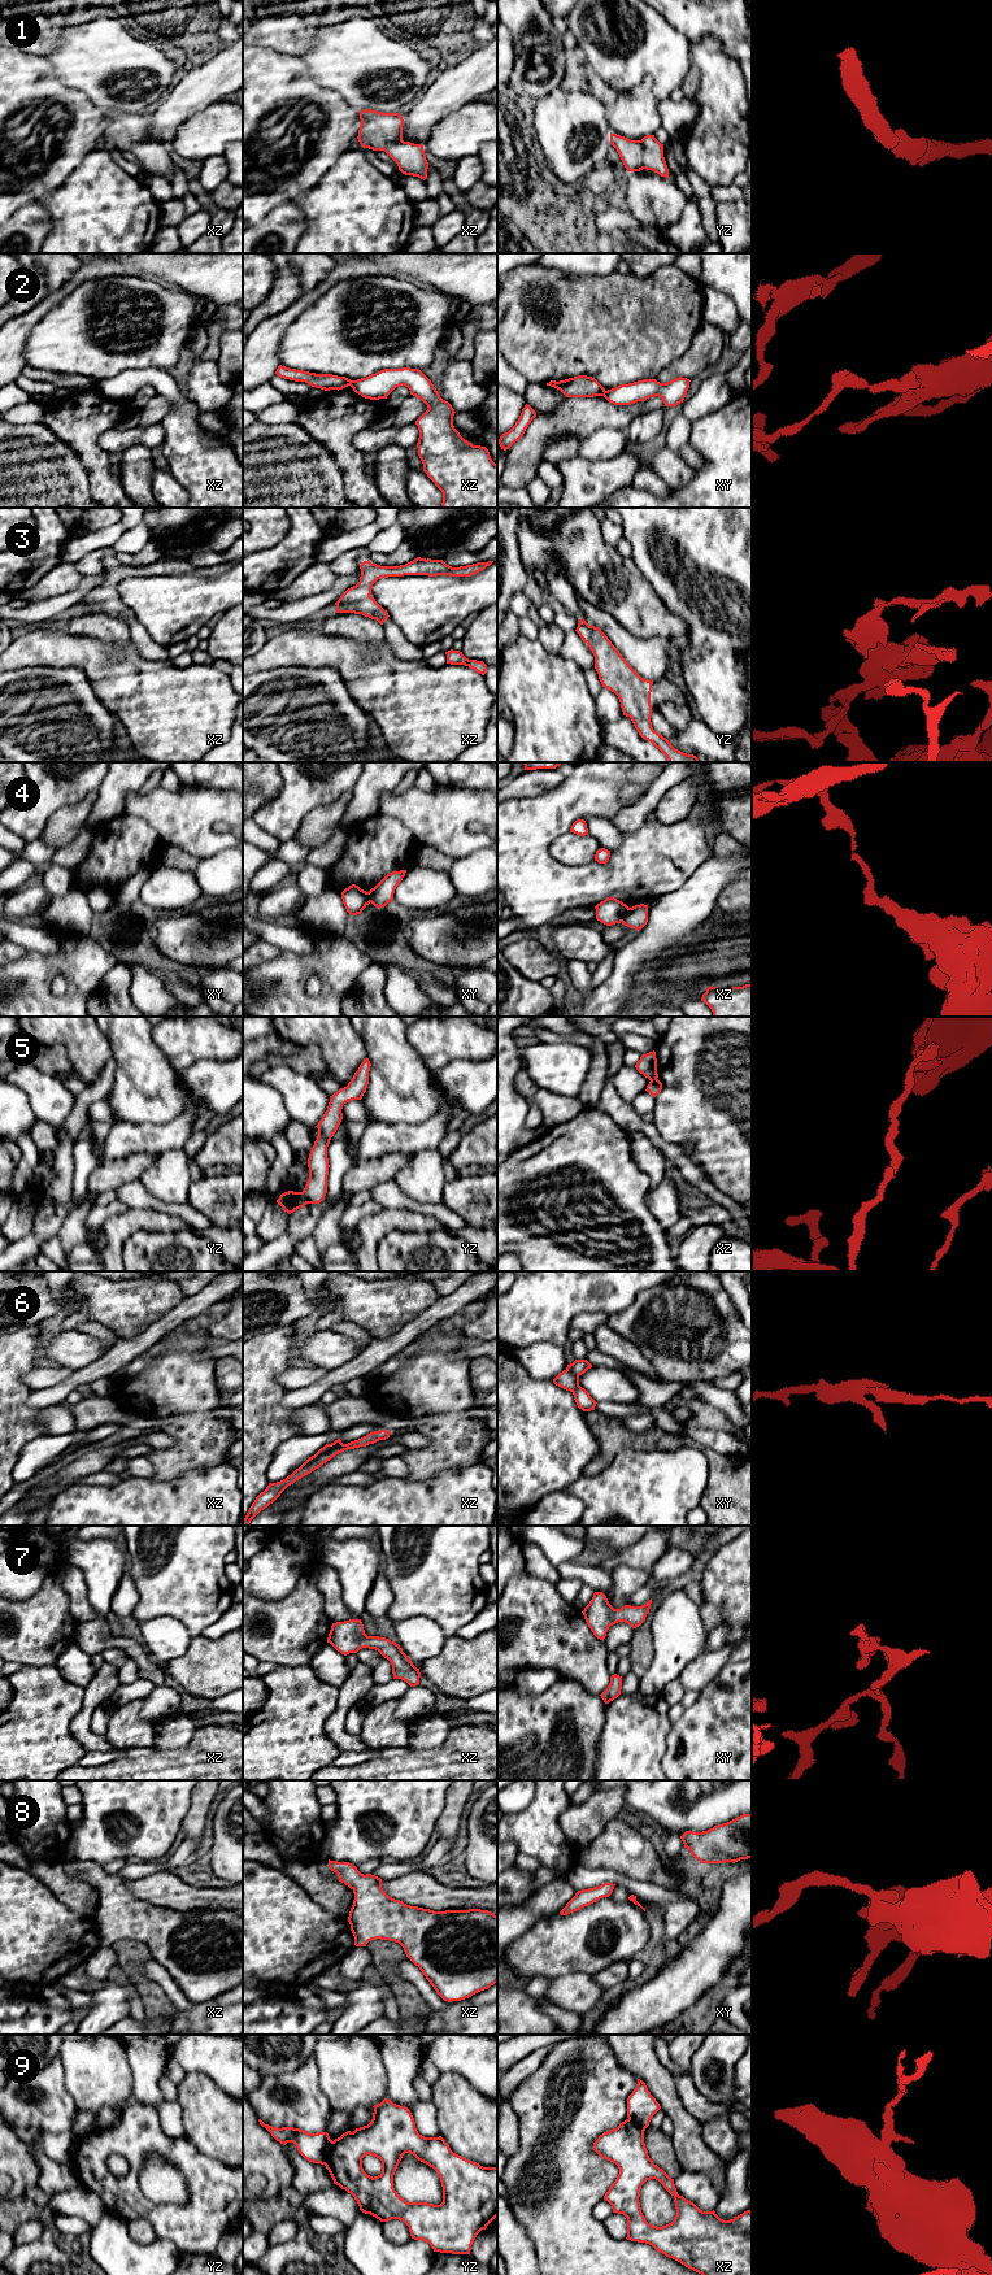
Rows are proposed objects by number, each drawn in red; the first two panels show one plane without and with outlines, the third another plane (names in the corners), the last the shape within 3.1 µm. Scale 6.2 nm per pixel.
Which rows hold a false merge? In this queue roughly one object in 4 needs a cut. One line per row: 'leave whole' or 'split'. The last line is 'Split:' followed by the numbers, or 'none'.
1: leave whole
2: split
3: leave whole
4: split
5: split
6: leave whole
7: leave whole
8: leave whole
9: split
Split: 2, 4, 5, 9

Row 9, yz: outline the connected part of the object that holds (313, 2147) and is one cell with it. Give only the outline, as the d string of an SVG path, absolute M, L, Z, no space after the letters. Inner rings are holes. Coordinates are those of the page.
M258 2119L258 2122L280 2144L286 2145L287 2143L293 2143L299 2153L309 2162L326 2165L327 2153L332 2144L332 2140L330 2139L327 2132L308 2133L306 2131L300 2128L277 2128L265 2124L261 2119Z

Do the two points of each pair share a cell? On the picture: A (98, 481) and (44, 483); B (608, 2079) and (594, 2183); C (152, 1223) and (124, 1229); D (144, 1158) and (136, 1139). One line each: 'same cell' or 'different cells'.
A: different cells
B: same cell
C: same cell
D: different cells

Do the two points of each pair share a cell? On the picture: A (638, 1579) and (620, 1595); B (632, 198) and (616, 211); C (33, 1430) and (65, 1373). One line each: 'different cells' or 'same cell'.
A: same cell
B: different cells
C: different cells

